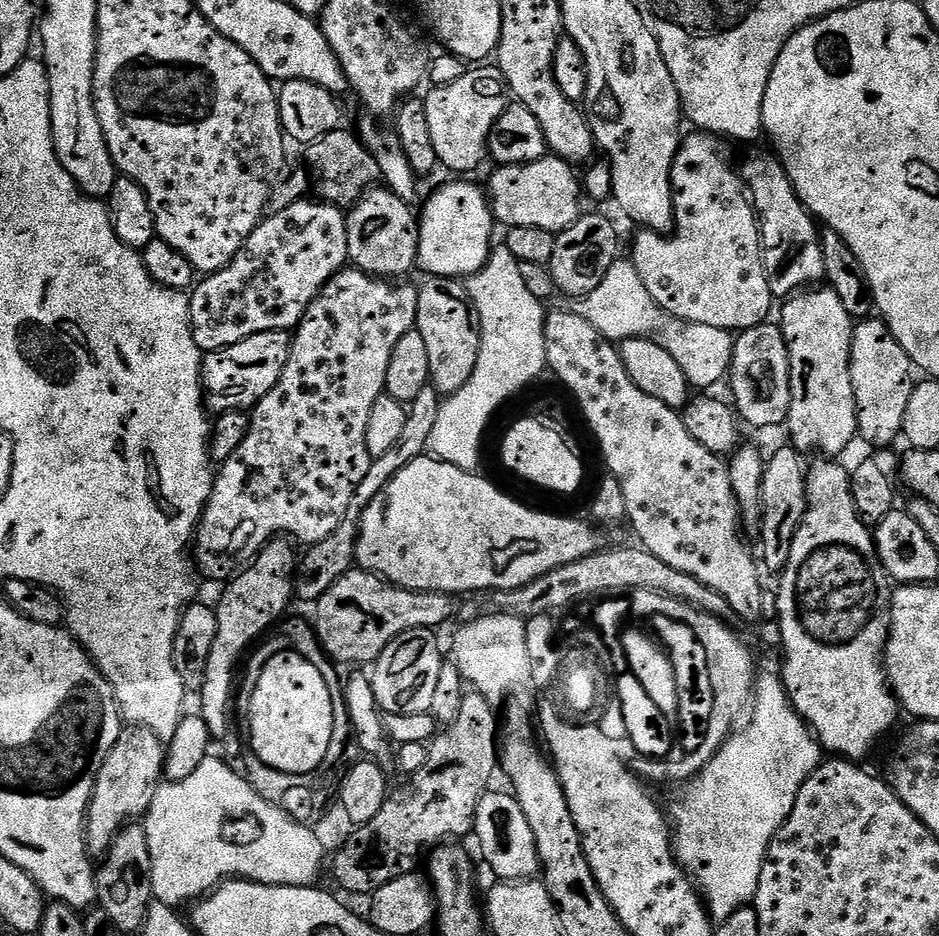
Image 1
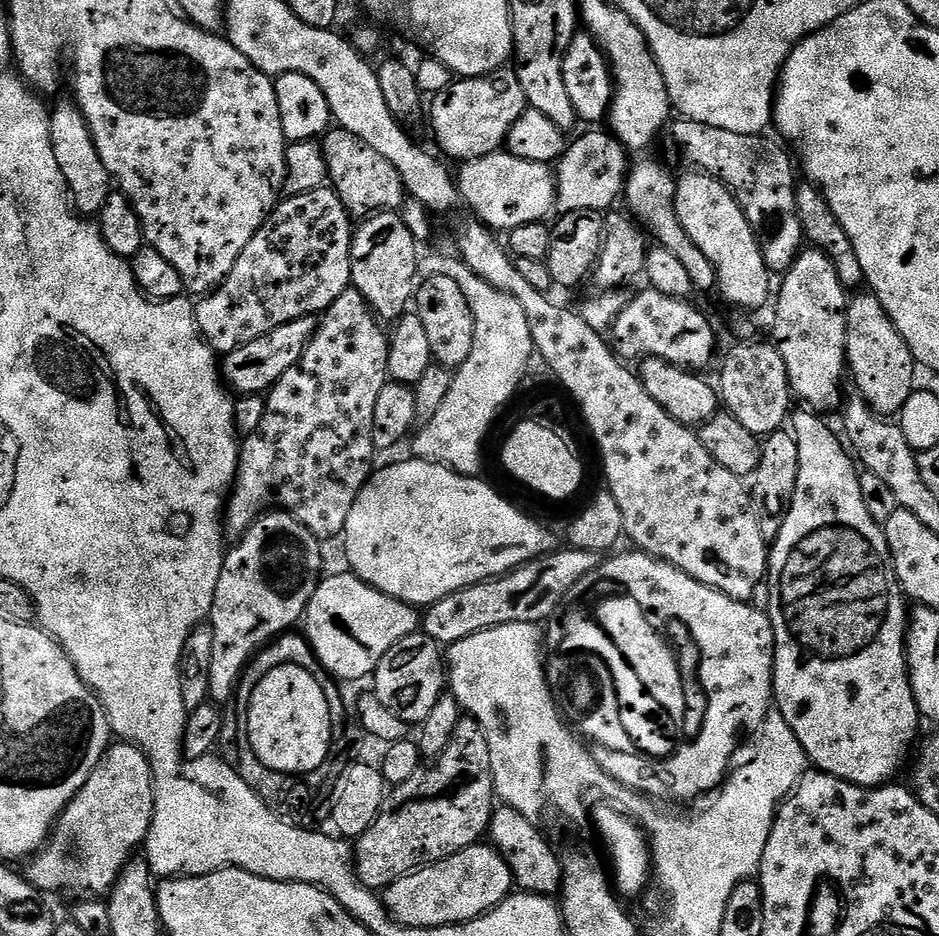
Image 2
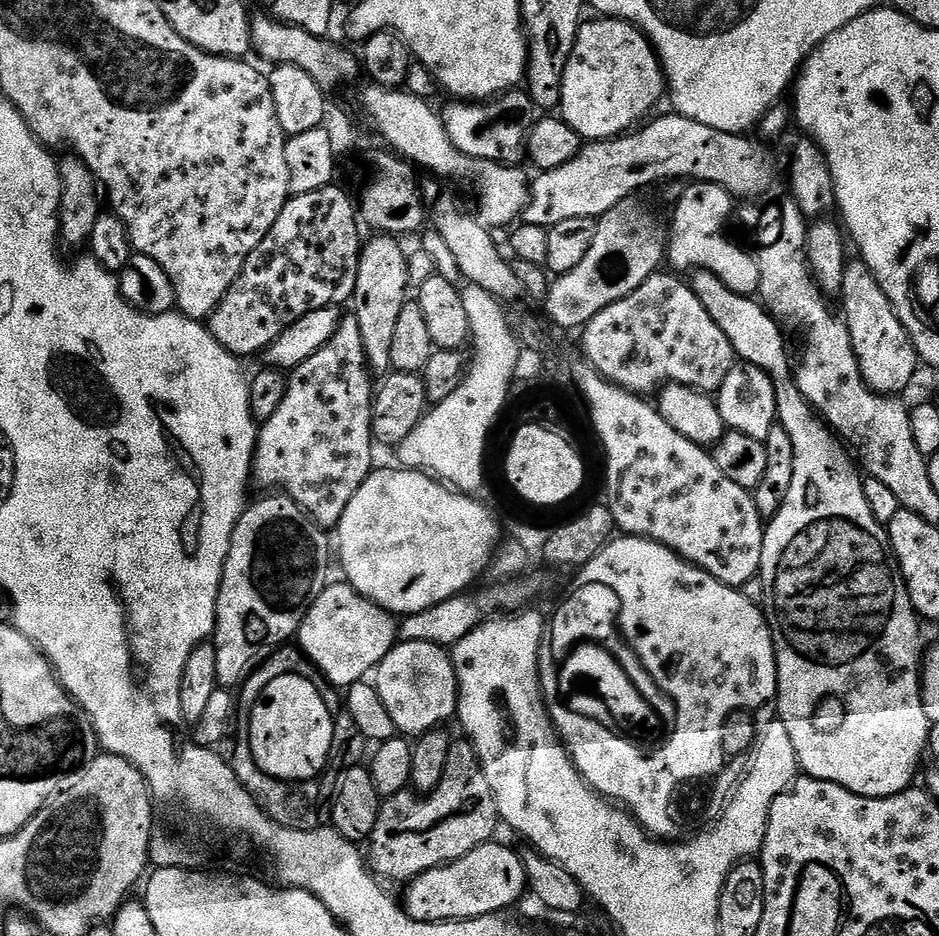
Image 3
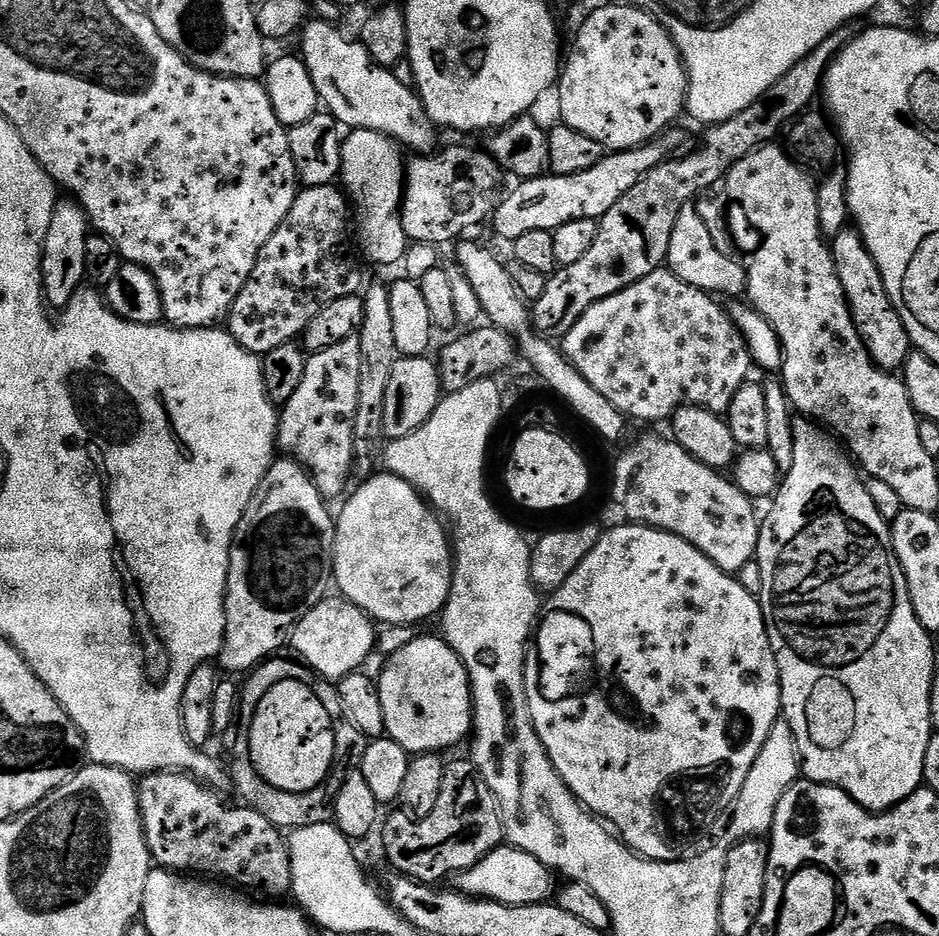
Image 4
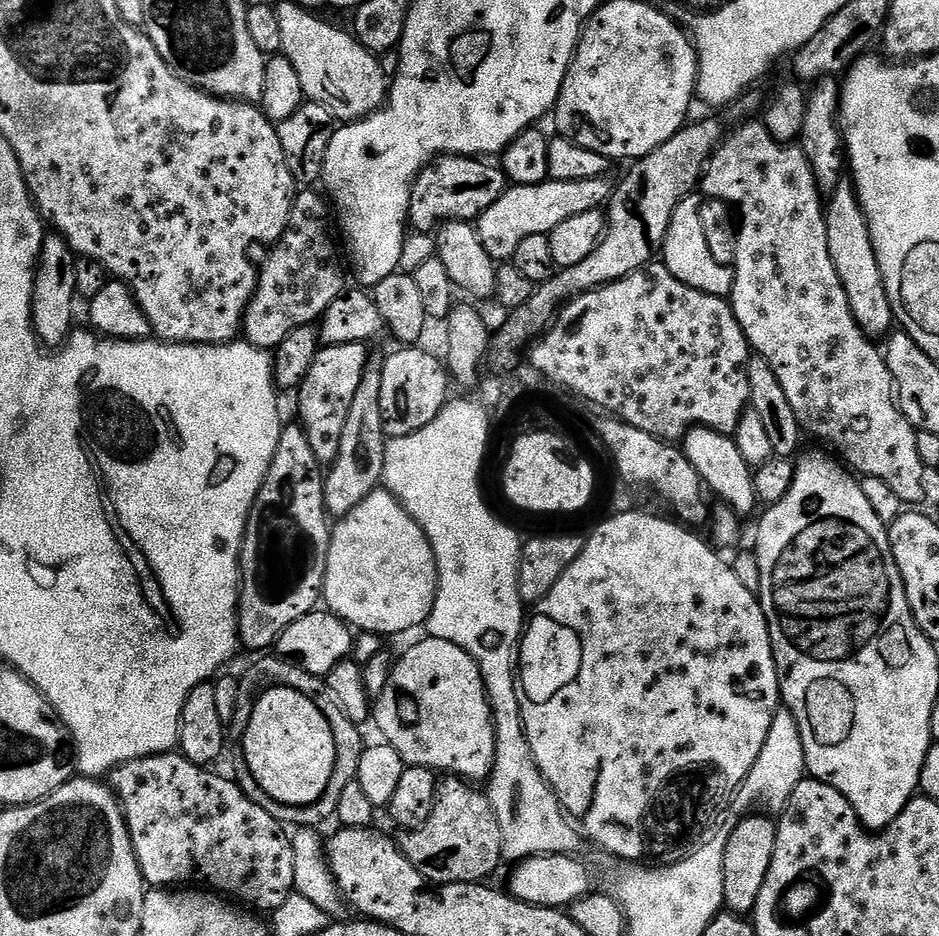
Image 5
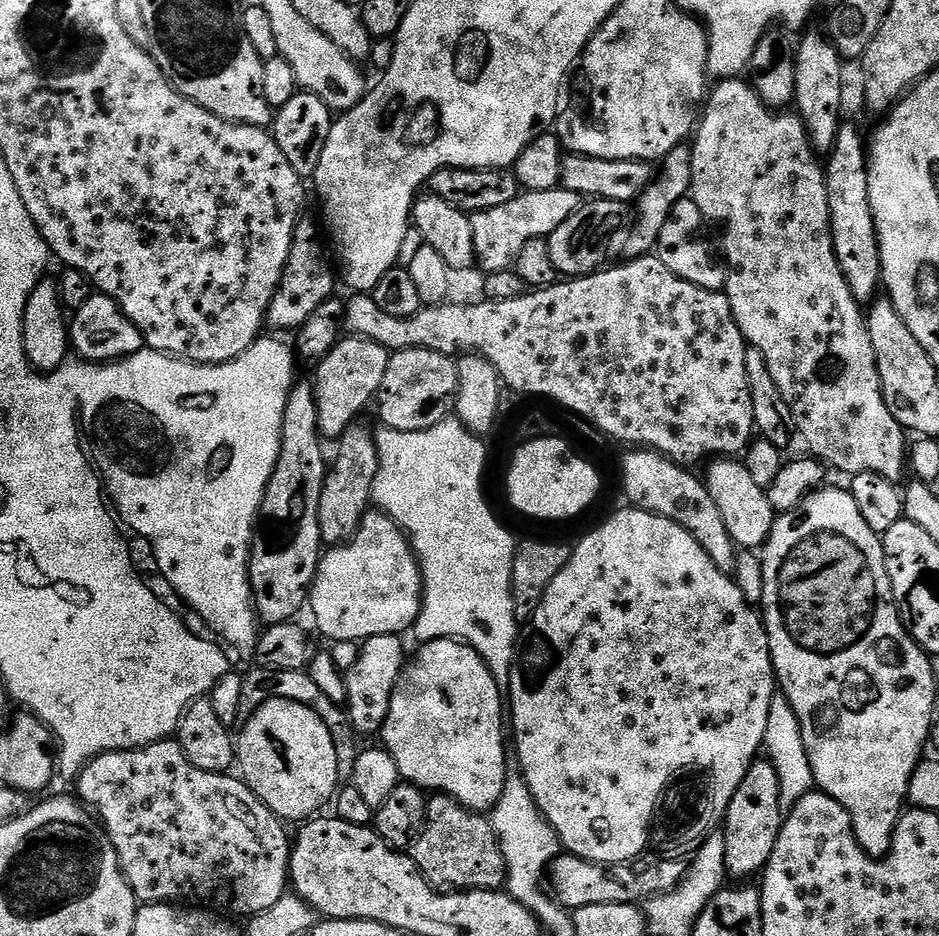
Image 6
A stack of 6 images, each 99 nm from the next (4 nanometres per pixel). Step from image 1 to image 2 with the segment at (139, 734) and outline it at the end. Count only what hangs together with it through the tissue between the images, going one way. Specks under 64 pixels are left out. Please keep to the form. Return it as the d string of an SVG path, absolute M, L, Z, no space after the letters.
M113 743L98 762L94 774L86 778L86 786L82 786L82 790L78 790L76 797L64 807L64 813L57 818L44 847L31 857L32 865L26 869L29 882L45 894L61 892L64 896L76 896L72 898L100 898L111 892L116 879L139 849L136 847L139 844L141 847L148 839L155 801L148 755L134 744Z

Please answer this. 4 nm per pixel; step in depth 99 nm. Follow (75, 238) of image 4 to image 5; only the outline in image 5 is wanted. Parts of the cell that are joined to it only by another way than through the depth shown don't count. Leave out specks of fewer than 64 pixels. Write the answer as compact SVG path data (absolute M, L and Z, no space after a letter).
M59 234L45 235L36 265L34 290L32 291L32 331L41 345L56 350L72 335L72 311L76 308L76 262L77 255Z

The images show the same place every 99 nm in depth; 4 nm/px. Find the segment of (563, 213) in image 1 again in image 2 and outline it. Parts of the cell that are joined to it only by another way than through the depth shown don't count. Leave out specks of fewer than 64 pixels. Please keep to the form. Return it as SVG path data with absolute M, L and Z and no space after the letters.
M506 150L491 152L477 160L466 160L459 165L460 173L455 173L456 187L460 190L461 201L466 205L473 217L489 229L500 234L507 234L513 228L526 226L530 222L544 222L556 207L556 177L553 169L542 162L530 162L526 158L514 158Z

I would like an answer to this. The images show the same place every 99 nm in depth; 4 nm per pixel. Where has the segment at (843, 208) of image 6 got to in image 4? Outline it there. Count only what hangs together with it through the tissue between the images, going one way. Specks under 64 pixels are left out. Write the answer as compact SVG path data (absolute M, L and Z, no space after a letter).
M859 231L840 232L831 237L830 247L832 261L838 274L838 282L842 282L842 290L848 300L848 308L852 311L852 321L858 334L864 339L864 345L870 358L885 372L895 373L897 370L903 369L904 359L908 357L910 351L906 326L902 322L894 302L890 302L890 294L886 294L882 274Z

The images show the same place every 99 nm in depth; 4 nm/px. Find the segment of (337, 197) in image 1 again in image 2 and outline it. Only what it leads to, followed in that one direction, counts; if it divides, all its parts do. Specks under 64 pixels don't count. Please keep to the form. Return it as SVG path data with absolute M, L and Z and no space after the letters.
M336 126L324 133L320 149L328 171L327 183L338 194L342 206L353 218L367 218L373 212L403 209L406 189L398 170L378 154L362 138L354 138L346 129Z

